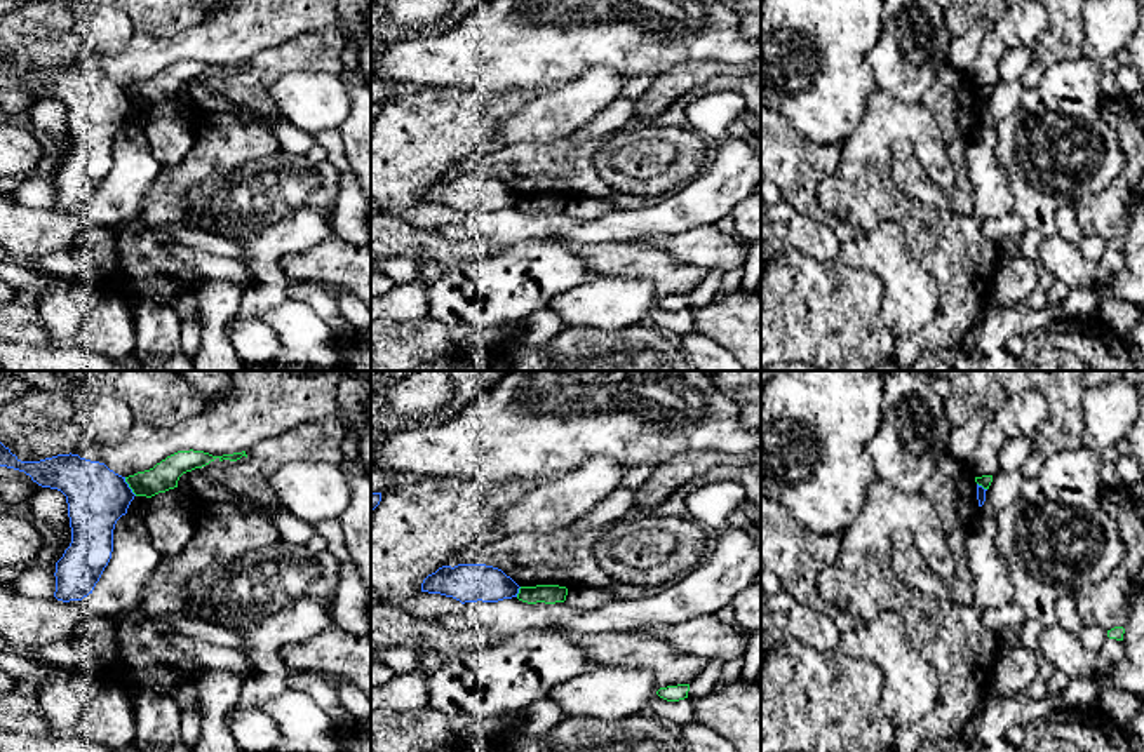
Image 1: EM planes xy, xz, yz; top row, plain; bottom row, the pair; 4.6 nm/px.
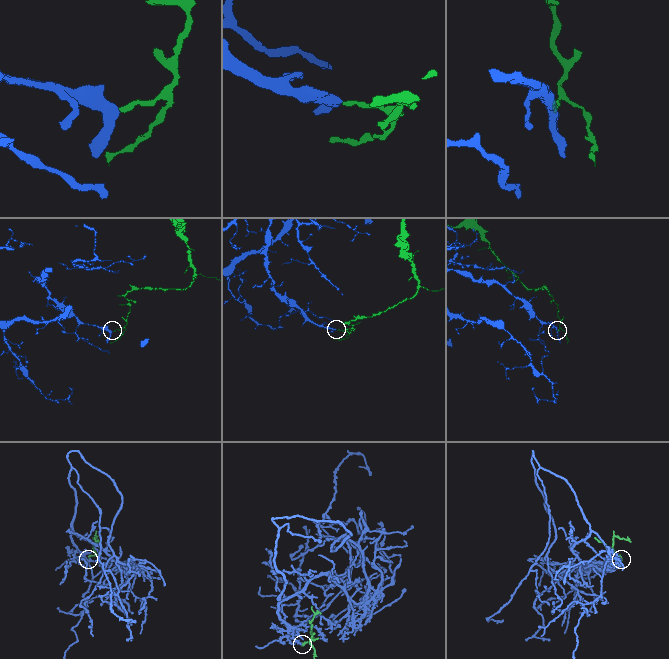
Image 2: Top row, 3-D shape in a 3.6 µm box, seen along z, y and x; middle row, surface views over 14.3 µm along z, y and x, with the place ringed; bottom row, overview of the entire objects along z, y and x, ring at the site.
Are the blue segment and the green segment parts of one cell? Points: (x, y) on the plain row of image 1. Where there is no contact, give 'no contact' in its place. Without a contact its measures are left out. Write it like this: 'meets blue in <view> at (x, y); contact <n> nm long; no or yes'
meets blue in xy at (127, 96); contact 110 nm long; no

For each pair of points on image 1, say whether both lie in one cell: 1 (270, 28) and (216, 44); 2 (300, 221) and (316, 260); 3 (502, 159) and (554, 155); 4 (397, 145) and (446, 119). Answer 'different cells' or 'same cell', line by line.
1: same cell
2: different cells
3: same cell
4: same cell

